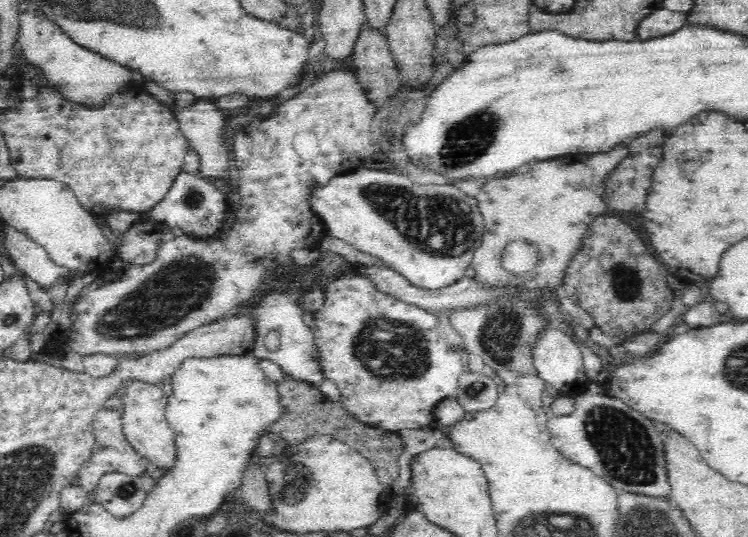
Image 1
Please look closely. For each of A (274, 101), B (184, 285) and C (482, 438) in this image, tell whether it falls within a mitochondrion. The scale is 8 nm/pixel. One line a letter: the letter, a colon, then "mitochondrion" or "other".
A: other
B: mitochondrion
C: other

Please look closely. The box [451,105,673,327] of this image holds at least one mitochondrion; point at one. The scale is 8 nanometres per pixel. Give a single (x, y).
(624, 279)

